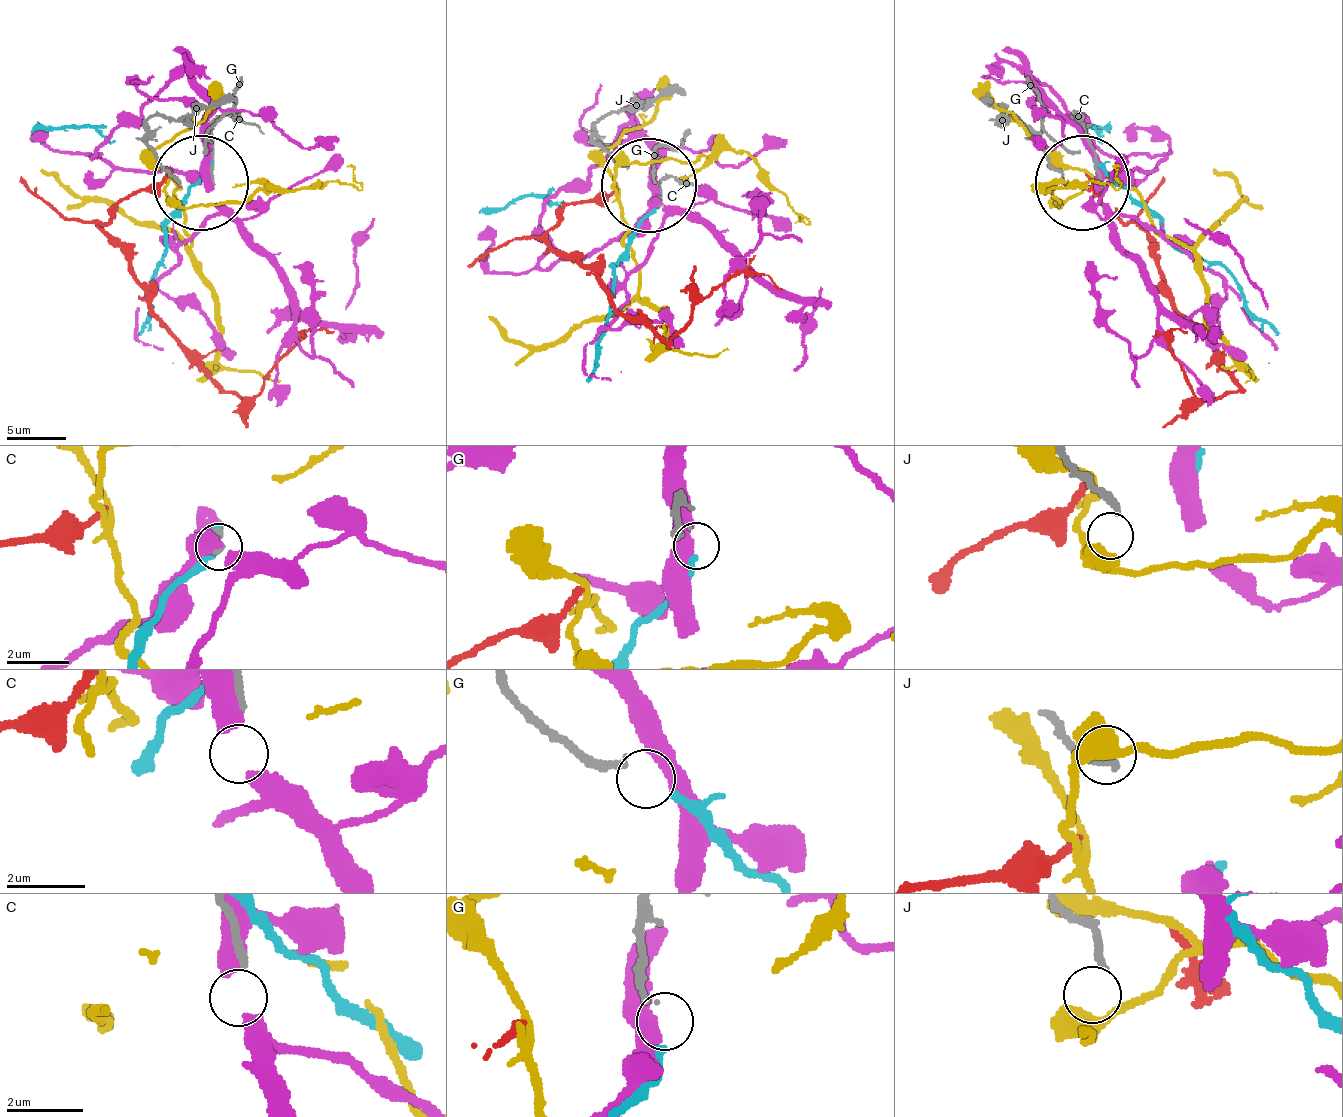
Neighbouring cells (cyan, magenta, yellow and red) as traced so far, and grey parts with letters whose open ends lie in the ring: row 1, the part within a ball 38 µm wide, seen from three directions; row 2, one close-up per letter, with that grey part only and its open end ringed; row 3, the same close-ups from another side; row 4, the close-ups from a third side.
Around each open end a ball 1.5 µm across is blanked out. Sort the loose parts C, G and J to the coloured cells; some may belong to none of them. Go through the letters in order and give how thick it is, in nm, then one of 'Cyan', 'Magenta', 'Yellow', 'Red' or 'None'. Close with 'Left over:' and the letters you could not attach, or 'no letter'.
C: Thickness 200 nm. None
G: Thickness 220 nm. Cyan
J: Thickness 200 nm. None
Left over: C, J

